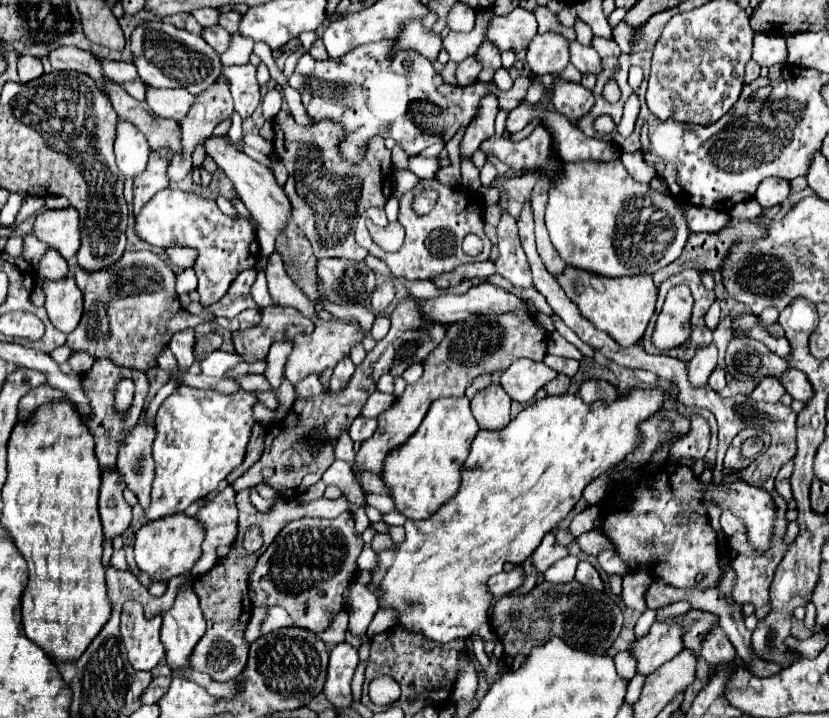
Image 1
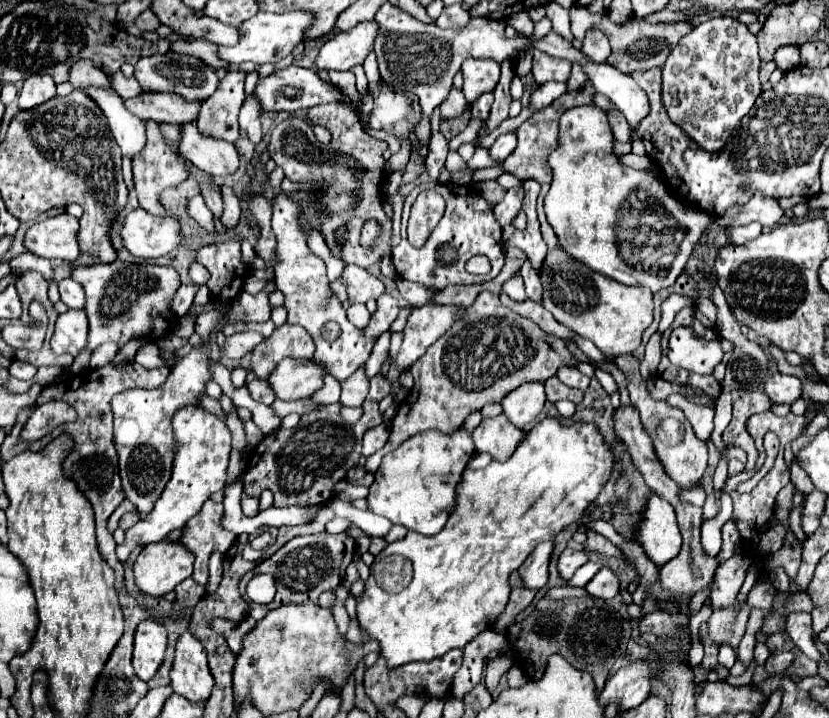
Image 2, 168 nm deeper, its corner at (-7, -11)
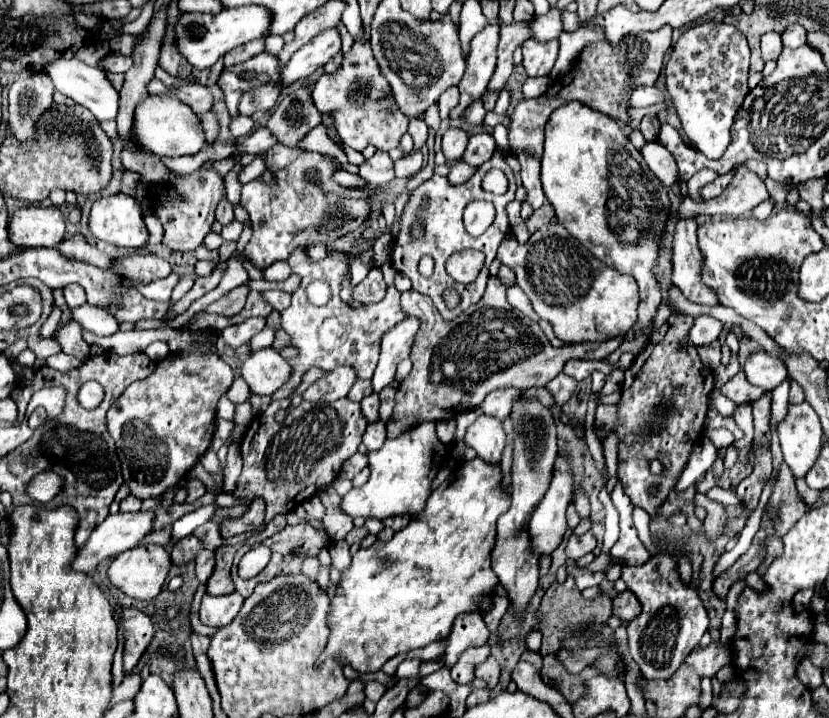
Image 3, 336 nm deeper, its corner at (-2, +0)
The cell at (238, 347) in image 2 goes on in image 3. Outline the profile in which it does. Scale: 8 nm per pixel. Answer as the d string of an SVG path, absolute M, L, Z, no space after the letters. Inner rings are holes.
M248 318L242 324L236 324L236 326L222 330L222 338L226 340L228 346L238 348L238 346L250 342L250 338L254 334L258 334L264 328L264 324L266 324L266 318Z

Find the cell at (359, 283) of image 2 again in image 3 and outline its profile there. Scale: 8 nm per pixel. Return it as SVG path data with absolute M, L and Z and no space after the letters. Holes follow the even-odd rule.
M372 268L368 272L368 276L358 286L354 286L352 296L354 296L356 302L370 304L370 302L380 302L384 298L384 292L386 292L386 284L384 284L384 278L382 278L382 270Z

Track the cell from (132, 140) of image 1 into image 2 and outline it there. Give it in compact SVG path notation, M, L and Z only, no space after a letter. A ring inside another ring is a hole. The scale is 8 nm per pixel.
M87 89L89 97L93 97L99 107L103 109L103 115L109 121L111 133L121 147L123 155L131 161L143 151L145 147L145 121L129 113L121 101L121 97L115 91L101 91L101 89Z

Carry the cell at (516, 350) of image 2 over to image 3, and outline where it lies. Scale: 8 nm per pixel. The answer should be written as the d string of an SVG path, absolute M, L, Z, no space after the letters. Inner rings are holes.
M490 276L482 300L462 312L454 322L446 322L438 310L434 310L430 298L416 290L402 292L402 308L406 314L420 318L420 328L410 352L414 366L396 392L394 420L386 424L388 438L400 436L406 428L420 422L446 420L464 410L476 408L488 392L498 388L514 386L518 390L528 390L546 386L558 372L562 372L570 358L604 360L624 340L624 334L620 334L606 342L582 342L554 348L536 322L518 314L518 310L508 304L506 288L496 276Z

